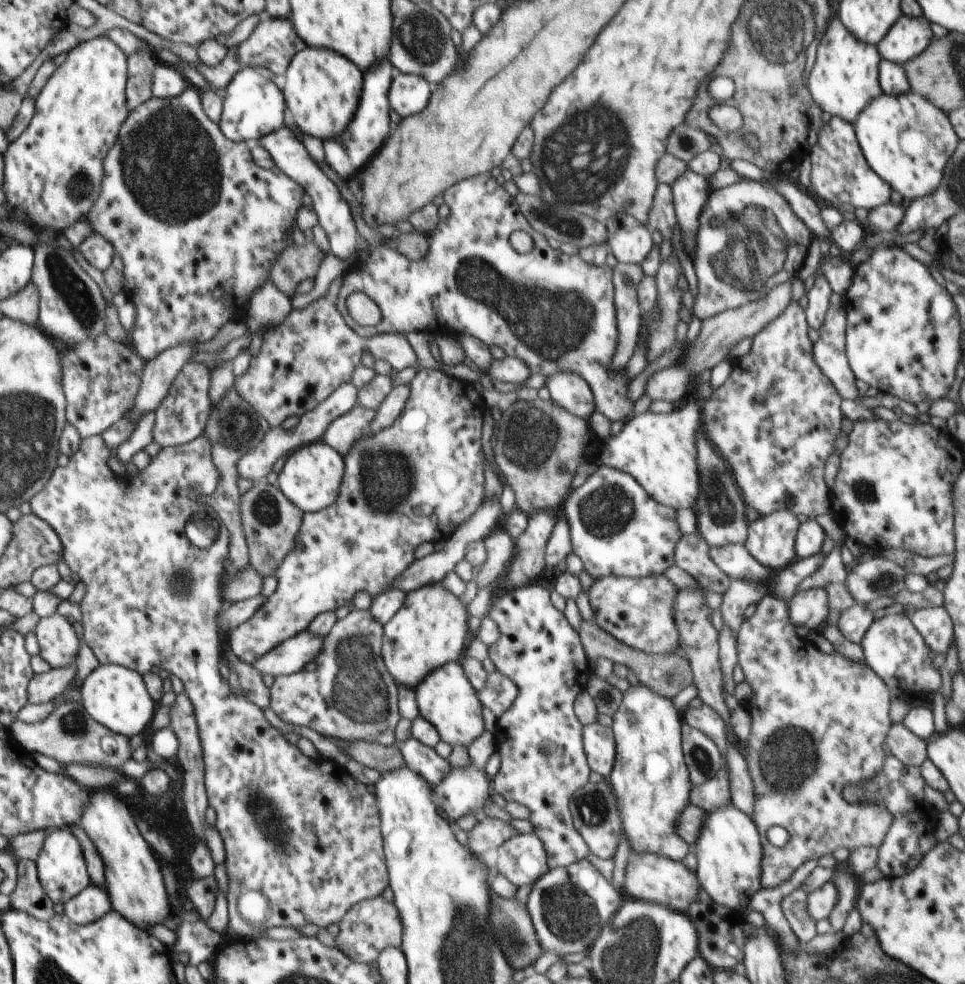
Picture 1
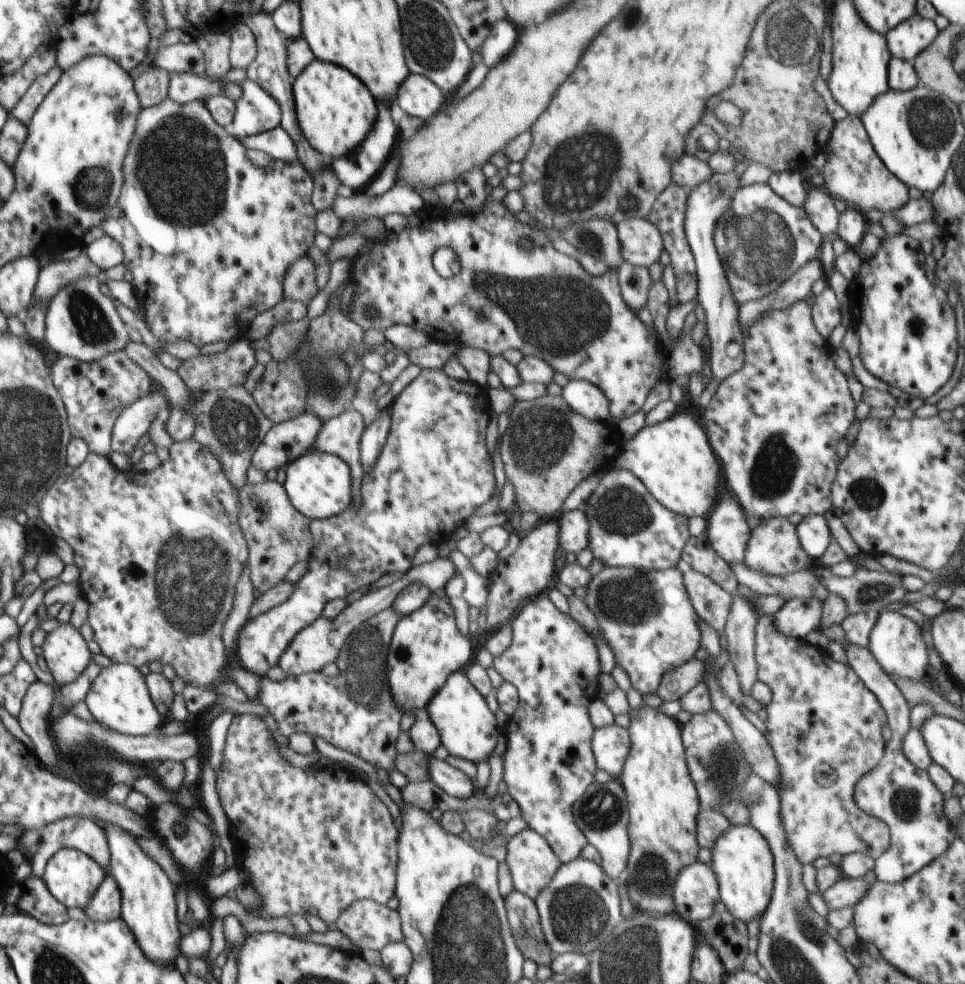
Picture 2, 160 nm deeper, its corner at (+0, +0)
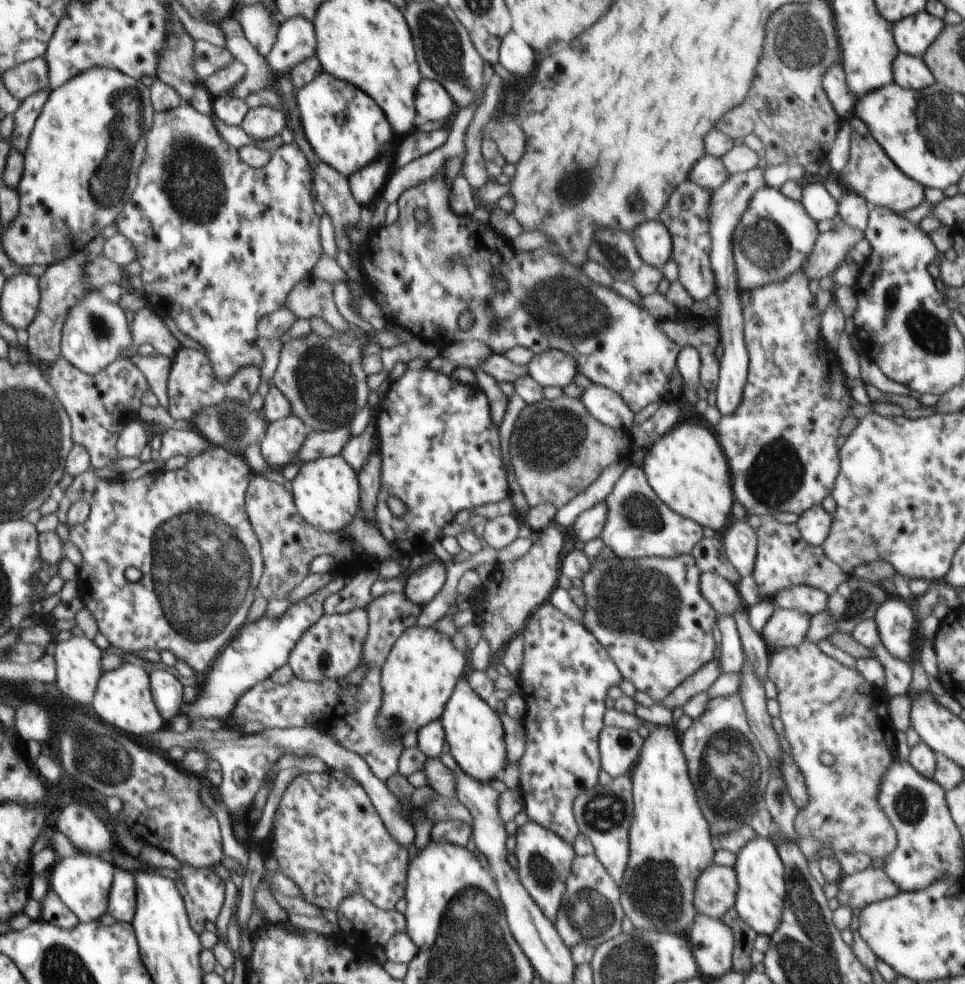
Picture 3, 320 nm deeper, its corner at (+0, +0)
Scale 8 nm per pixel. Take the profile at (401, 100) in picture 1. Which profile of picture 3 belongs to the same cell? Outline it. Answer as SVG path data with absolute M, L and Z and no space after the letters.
M423 78L416 89L415 109L418 114L415 124L422 126L432 120L438 120L442 124L448 122L457 107L450 93L442 84Z

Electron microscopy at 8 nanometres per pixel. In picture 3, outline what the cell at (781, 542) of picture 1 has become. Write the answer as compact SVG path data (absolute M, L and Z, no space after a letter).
M773 517L762 518L762 523L756 531L757 555L752 575L761 601L773 602L775 594L798 585L814 587L831 595L837 586L846 582L848 575L826 556L822 546L808 545L803 540L797 523L783 524Z

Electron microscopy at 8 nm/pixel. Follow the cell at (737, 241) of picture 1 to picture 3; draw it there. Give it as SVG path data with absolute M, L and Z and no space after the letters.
M768 187L756 191L743 214L741 224L734 231L734 262L737 267L740 291L751 291L771 282L780 282L802 267L813 251L820 231L817 222L806 212L801 201L795 201L782 194L780 189Z

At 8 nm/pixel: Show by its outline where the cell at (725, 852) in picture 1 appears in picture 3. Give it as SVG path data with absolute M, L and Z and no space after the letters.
M757 836L747 842L737 853L735 868L739 891L734 908L740 918L759 934L772 936L783 915L783 902L786 898L785 866L778 854L777 846L764 837Z

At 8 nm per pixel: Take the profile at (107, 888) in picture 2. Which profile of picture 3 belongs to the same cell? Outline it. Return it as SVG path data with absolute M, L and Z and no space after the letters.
M116 868L112 892L109 894L109 909L116 920L131 923L137 910L137 880L130 871Z

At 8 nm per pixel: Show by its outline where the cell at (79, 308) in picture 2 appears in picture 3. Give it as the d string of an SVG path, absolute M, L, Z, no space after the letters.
M90 291L80 303L69 310L69 317L65 320L61 336L61 356L69 359L78 370L85 371L89 375L97 375L112 365L116 358L120 358L120 352L124 348L128 348L128 318L116 304L104 300L100 292Z

